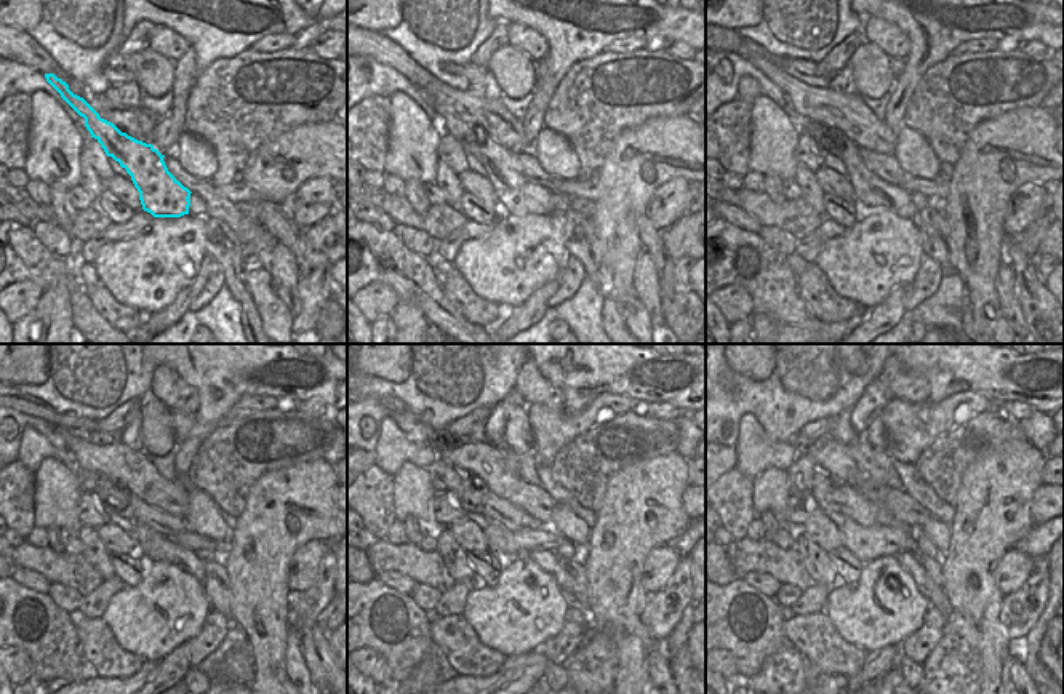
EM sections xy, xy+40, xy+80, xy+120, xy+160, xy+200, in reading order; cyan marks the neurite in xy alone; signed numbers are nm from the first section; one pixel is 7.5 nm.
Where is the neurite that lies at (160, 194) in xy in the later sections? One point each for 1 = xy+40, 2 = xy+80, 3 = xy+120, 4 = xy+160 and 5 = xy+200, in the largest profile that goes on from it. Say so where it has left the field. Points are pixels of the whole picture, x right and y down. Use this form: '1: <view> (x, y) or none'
1: xy+40 (517, 195)
2: xy+80 (871, 191)
3: xy+120 (152, 546)
4: xy+160 (546, 560)
5: xy+200 (936, 595)

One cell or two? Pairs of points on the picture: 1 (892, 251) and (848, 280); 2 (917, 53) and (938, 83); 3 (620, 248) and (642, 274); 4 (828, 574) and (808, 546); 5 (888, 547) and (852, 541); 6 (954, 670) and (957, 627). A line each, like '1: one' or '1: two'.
1: one
2: two
3: two
4: one
5: one
6: one

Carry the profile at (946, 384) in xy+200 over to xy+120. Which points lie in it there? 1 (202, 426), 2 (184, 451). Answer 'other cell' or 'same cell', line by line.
1: same cell
2: same cell

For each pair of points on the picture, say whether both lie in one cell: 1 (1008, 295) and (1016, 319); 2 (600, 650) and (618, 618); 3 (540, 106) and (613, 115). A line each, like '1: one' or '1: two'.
1: one
2: two
3: two

